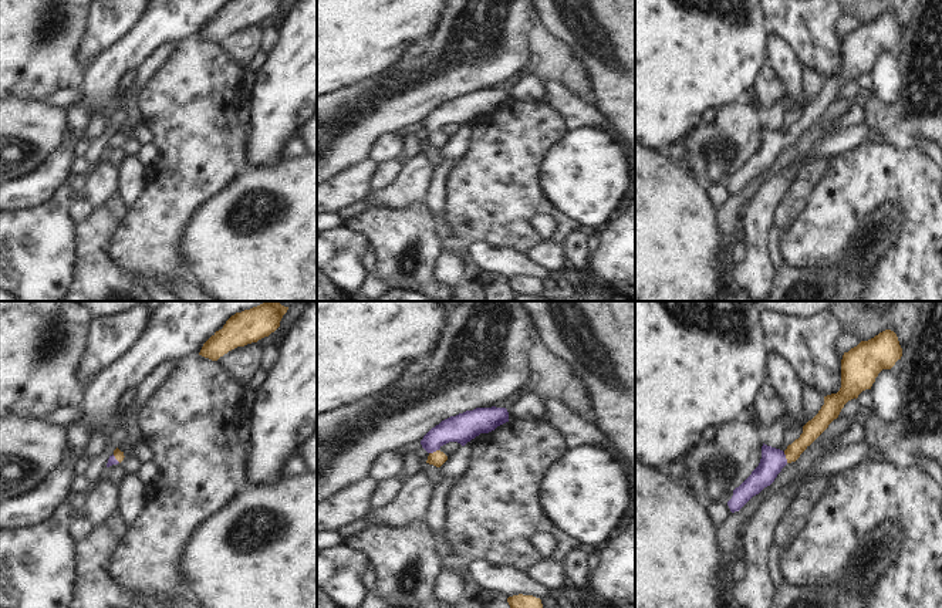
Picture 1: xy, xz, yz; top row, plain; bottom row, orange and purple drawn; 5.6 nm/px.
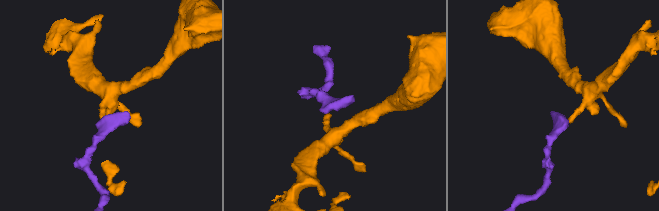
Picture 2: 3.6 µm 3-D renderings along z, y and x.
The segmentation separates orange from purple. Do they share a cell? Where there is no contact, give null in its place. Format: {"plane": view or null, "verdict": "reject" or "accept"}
{"plane": "yz", "verdict": "accept"}

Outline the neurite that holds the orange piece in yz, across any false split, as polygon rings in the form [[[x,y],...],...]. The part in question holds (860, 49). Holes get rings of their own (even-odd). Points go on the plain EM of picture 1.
[[[885,11],[868,23],[844,34],[841,41],[841,70],[837,75],[824,78],[818,95],[803,108],[803,115],[783,134],[762,128],[762,141],[752,156],[733,172],[727,188],[732,195],[739,193],[753,178],[770,168],[781,151],[796,143],[800,136],[838,99],[844,87],[871,71],[882,51],[891,51],[902,38],[902,30],[894,13]]]

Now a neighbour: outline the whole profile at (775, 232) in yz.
[[[773,223],[767,230],[767,237],[769,237],[767,250],[777,270],[786,263],[780,250],[780,236],[781,236],[780,226]]]

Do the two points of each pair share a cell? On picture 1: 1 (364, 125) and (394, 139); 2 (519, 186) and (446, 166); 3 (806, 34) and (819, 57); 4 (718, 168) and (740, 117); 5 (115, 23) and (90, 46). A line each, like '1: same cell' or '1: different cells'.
1: different cells
2: different cells
3: same cell
4: same cell
5: same cell

